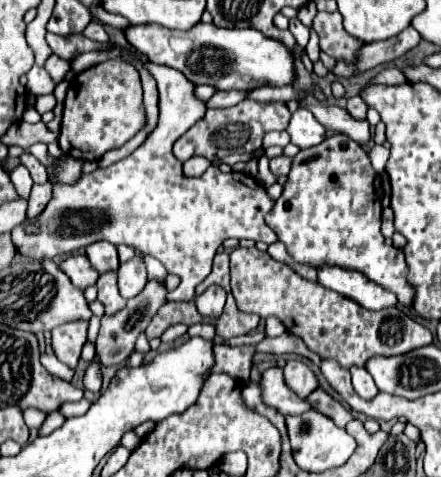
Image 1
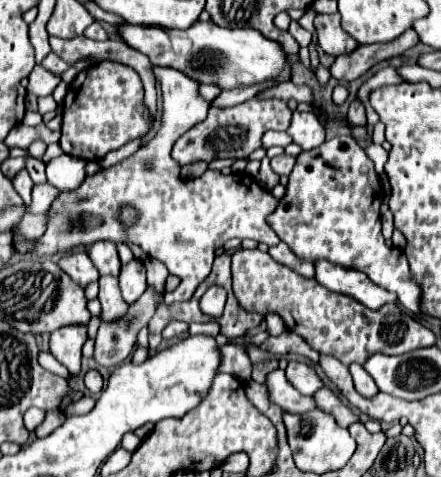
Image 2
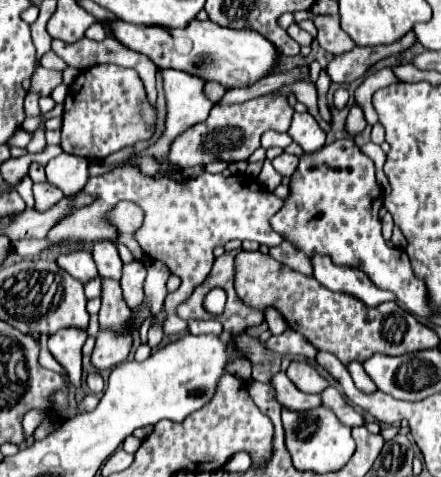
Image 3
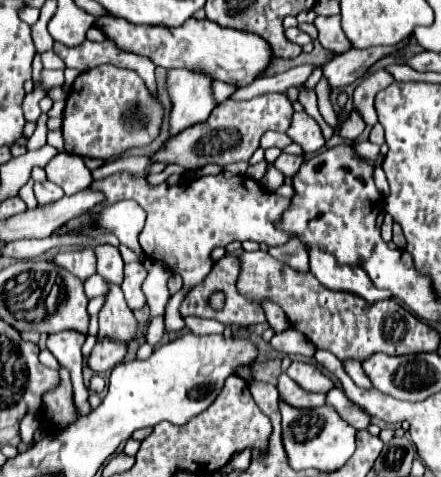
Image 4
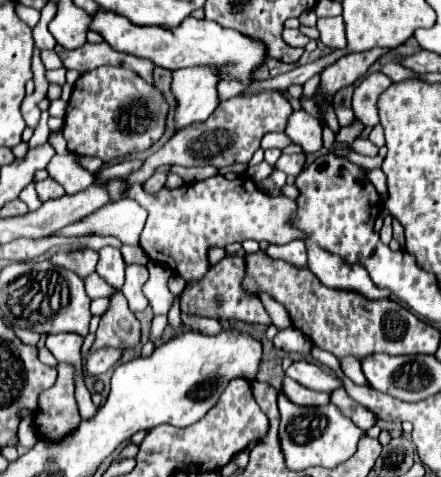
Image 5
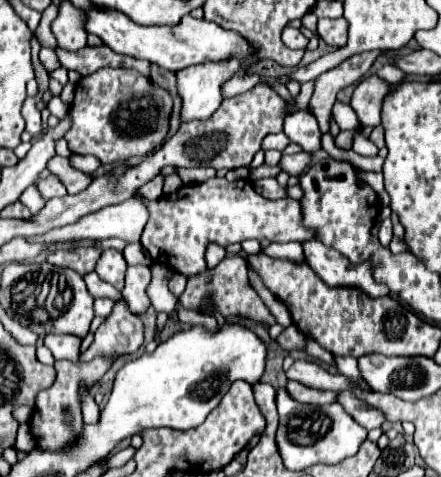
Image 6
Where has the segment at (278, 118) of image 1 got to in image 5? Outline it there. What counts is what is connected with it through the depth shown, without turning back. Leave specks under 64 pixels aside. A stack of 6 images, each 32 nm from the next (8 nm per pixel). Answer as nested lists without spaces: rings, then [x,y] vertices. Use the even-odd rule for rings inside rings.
[[[260,92],[248,98],[234,96],[230,100],[224,100],[208,120],[190,124],[176,132],[156,154],[146,158],[142,170],[128,176],[128,182],[146,182],[160,164],[178,164],[186,168],[212,164],[216,168],[224,168],[236,162],[250,162],[252,154],[260,148],[262,136],[266,132],[284,132],[290,114],[292,106],[280,92]]]

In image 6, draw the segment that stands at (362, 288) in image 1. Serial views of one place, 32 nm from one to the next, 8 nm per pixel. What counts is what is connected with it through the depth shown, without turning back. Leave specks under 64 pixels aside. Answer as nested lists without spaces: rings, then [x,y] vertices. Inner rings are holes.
[[[308,240],[302,244],[306,262],[310,262],[310,268],[320,276],[320,280],[324,280],[324,284],[334,288],[358,288],[372,298],[390,294],[384,284],[374,282],[368,264],[350,264],[344,256],[332,248],[326,248],[318,240]]]

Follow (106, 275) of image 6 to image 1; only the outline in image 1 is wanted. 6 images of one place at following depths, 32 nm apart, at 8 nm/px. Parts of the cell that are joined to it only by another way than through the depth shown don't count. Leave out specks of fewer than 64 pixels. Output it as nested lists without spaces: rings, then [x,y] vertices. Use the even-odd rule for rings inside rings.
[[[94,242],[86,248],[86,256],[90,260],[90,264],[102,274],[108,270],[116,270],[118,268],[118,254],[116,254],[116,246],[110,242]]]

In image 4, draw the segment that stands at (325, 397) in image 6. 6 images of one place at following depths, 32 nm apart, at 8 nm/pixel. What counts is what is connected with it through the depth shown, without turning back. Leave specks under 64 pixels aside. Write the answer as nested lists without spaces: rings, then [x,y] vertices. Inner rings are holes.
[[[284,372],[278,376],[278,394],[280,400],[296,406],[296,408],[316,408],[324,404],[324,396],[322,394],[312,394],[302,390],[294,380],[290,380]]]

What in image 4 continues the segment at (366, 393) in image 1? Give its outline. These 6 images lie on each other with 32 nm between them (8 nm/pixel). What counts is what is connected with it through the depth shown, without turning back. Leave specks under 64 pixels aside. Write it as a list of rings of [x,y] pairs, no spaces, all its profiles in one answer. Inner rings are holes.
[[[348,360],[344,362],[344,368],[348,372],[348,376],[354,380],[356,386],[364,388],[364,390],[372,390],[372,382],[368,380],[368,376],[364,376],[364,370],[362,370],[362,364],[358,360]]]

